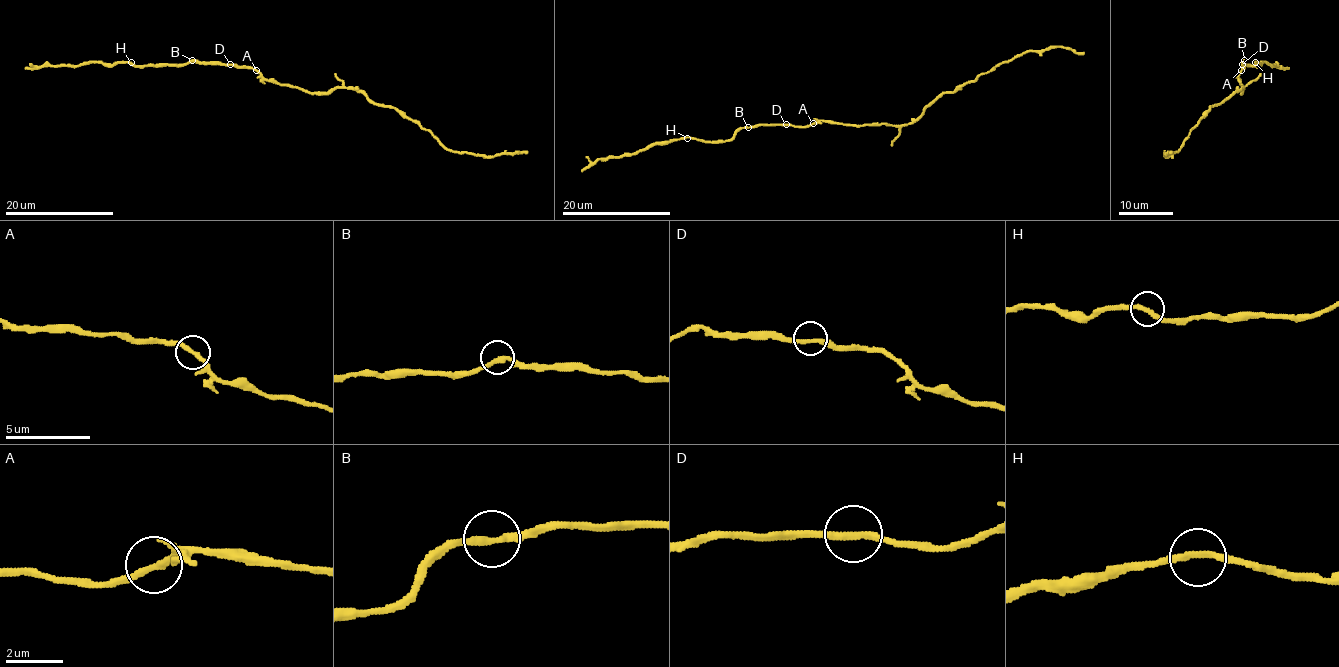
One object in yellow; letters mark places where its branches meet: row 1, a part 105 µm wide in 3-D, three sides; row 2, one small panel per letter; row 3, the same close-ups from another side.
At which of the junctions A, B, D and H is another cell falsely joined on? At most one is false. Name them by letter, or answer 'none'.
A

